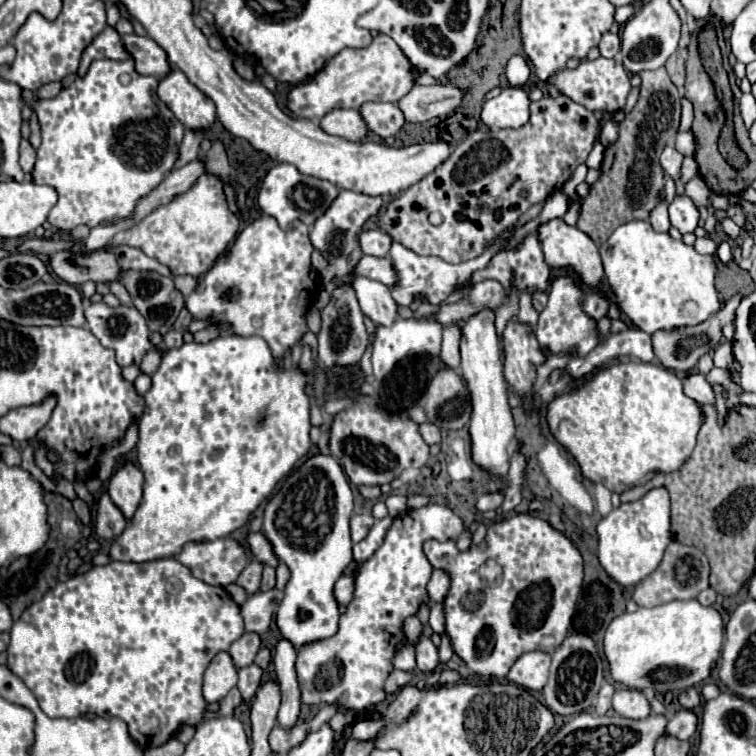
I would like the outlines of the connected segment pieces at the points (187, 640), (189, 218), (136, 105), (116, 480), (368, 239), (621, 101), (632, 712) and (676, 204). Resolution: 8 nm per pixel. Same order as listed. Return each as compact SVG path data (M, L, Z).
M163 558L147 564L129 564L129 562L109 562L105 566L95 566L85 574L77 574L65 582L59 582L55 588L51 588L39 602L33 602L19 620L13 622L11 628L11 642L7 646L7 666L11 668L13 674L17 674L37 696L41 710L51 716L51 718L75 718L83 714L95 714L101 718L121 718L129 726L129 734L135 738L135 742L147 750L147 748L157 748L165 744L173 732L183 726L183 724L199 724L203 714L205 714L205 700L201 694L201 682L203 682L203 672L213 660L217 652L229 650L233 640L241 638L243 634L243 618L239 614L239 606L231 600L231 596L225 592L221 586L209 586L203 580L197 580L189 568L185 568L179 560L175 558Z
M205 174L205 176L199 176L197 182L187 192L183 192L181 196L175 196L169 204L157 206L149 216L145 216L133 228L119 232L113 238L113 246L127 244L127 246L139 248L147 256L165 264L173 276L189 274L189 276L197 278L197 276L203 276L215 264L215 260L221 256L221 252L227 250L227 246L235 240L239 228L241 228L241 216L239 216L237 202L235 202L235 188L213 174Z
M95 60L83 78L77 78L55 98L33 102L43 136L33 168L33 182L57 190L57 204L47 218L55 228L73 230L79 224L93 228L103 220L129 216L135 202L149 194L173 168L185 126L157 98L157 84L159 78L141 76L133 60Z
M123 462L111 476L107 492L111 500L121 508L125 518L131 518L137 510L143 494L143 472L133 462Z
M379 228L375 230L363 230L359 236L359 244L361 244L361 252L369 254L369 256L377 256L383 258L389 254L391 248L391 236Z
M581 58L579 60L579 66L569 70L565 68L565 72L557 72L557 76L549 76L549 80L545 80L545 84L549 86L555 86L559 90L559 94L563 96L569 96L573 102L593 110L593 112L613 112L617 108L623 108L625 106L625 100L631 92L631 82L629 82L629 76L627 76L627 70L623 68L623 64L615 58L595 58L595 60L589 60L589 58Z
M621 688L613 694L613 710L623 718L647 718L651 714L649 702L643 692L633 688Z
M681 194L669 202L669 220L673 228L677 228L681 234L687 234L697 228L699 210L685 194Z

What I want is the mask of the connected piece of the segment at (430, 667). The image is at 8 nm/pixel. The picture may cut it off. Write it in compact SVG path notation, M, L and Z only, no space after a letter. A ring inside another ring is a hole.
M421 636L417 646L415 646L415 652L417 652L417 668L421 672L433 672L439 664L439 656L437 656L437 648L433 646L433 642L427 638L427 636Z

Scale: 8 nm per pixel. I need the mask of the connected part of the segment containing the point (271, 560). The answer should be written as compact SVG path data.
M247 532L247 544L249 544L249 550L251 550L251 554L255 556L255 560L257 562L261 562L261 564L269 564L269 566L277 566L279 564L279 560L277 560L277 556L275 556L275 552L273 552L273 546L269 544L269 540L265 538L265 534L263 532Z

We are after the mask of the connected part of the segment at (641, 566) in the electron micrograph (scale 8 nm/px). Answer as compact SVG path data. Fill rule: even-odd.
M655 488L637 502L621 504L599 522L597 534L599 534L599 562L605 568L605 572L621 586L635 586L645 576L657 570L657 564L661 562L663 552L671 542L667 490Z

